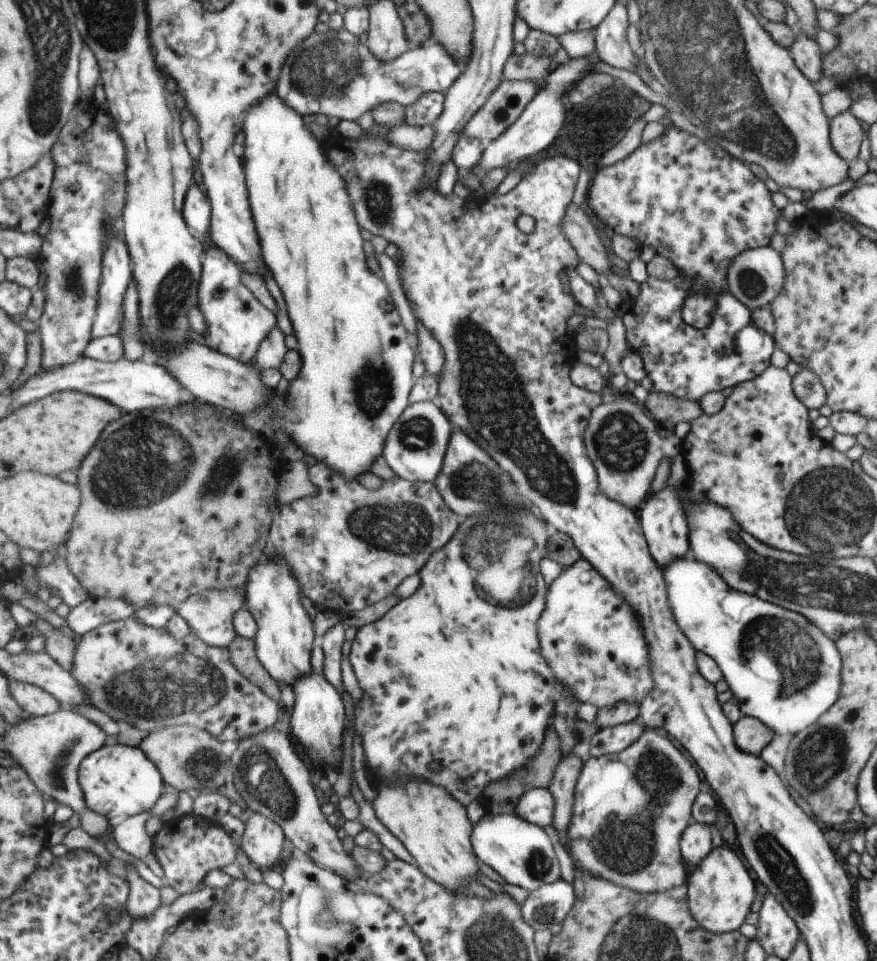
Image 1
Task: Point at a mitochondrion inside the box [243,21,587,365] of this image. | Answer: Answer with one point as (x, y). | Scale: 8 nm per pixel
(330, 67)

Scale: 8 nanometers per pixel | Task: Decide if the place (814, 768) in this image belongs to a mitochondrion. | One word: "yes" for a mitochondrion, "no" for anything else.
yes

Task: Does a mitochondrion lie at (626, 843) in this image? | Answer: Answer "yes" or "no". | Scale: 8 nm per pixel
yes

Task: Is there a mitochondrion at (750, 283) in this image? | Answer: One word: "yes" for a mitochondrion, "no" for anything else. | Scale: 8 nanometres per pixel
yes

